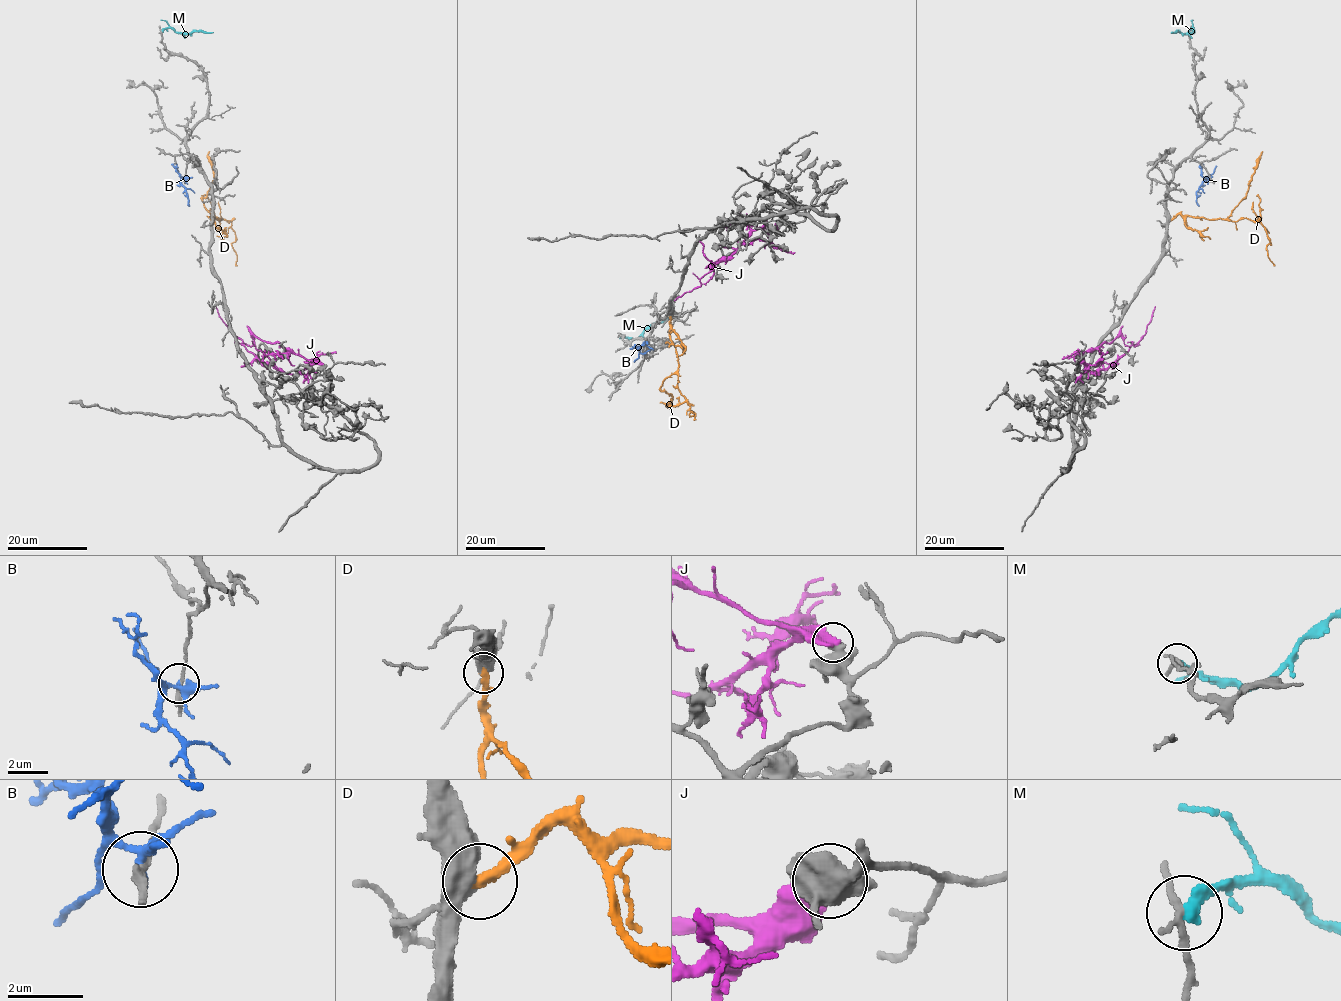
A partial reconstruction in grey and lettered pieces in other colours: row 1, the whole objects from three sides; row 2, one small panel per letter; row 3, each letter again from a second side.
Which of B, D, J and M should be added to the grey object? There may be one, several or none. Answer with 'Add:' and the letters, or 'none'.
Add: D

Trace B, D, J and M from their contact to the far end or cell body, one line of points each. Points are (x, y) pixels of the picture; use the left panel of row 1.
B: (184, 176), (180, 182), (189, 205)
D: (211, 220), (211, 214), (219, 221), (221, 218), (229, 220), (235, 234), (230, 244), (237, 265)
J: (322, 364), (314, 363), (294, 375), (264, 365), (241, 344), (242, 341), (224, 323), (215, 306)
M: (162, 31), (173, 28), (178, 32), (213, 32)

